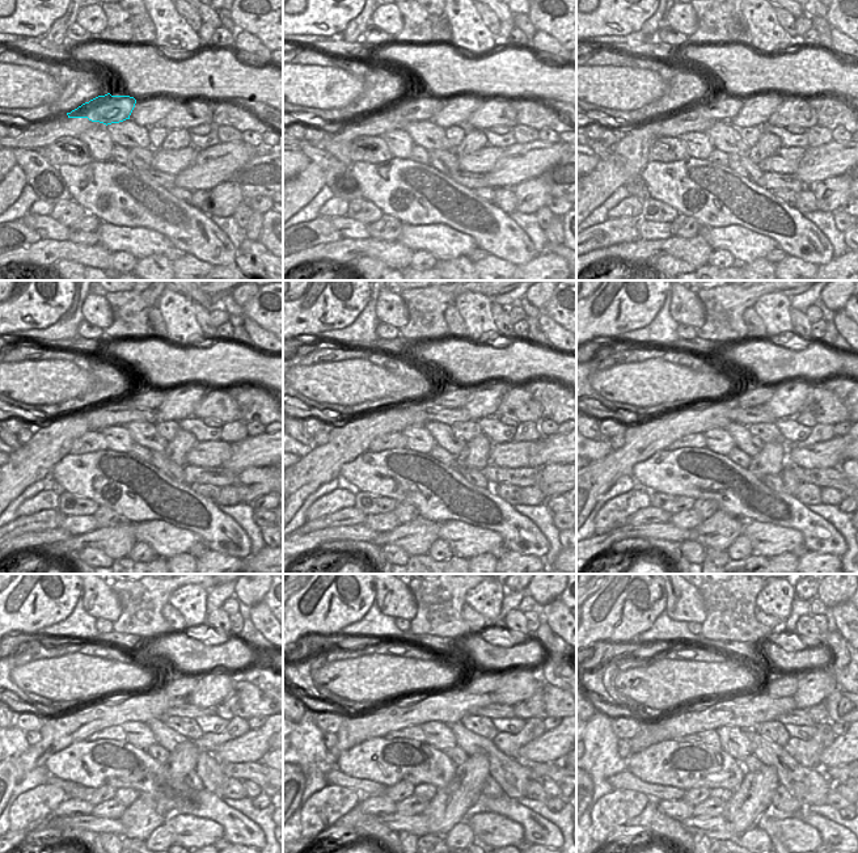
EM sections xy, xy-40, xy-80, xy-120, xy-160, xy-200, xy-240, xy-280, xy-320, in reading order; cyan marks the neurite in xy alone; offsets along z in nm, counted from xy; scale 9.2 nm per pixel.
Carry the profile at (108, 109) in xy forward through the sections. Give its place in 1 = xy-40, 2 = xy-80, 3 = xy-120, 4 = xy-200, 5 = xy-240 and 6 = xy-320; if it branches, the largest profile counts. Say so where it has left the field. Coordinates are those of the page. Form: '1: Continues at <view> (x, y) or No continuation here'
1: Continues at xy-40 (408, 110)
2: Continues at xy-80 (723, 108)
3: Continues at xy-120 (139, 398)
4: Continues at xy-200 (756, 395)
5: Continues at xy-240 (177, 685)
6: Continues at xy-320 (778, 684).

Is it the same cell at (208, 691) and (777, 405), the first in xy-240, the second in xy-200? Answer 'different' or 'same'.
same

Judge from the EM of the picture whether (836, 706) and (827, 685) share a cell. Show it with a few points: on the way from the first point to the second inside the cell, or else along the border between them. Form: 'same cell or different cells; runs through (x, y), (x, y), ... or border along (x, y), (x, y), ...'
different cells; border along (839, 685), (824, 699)

